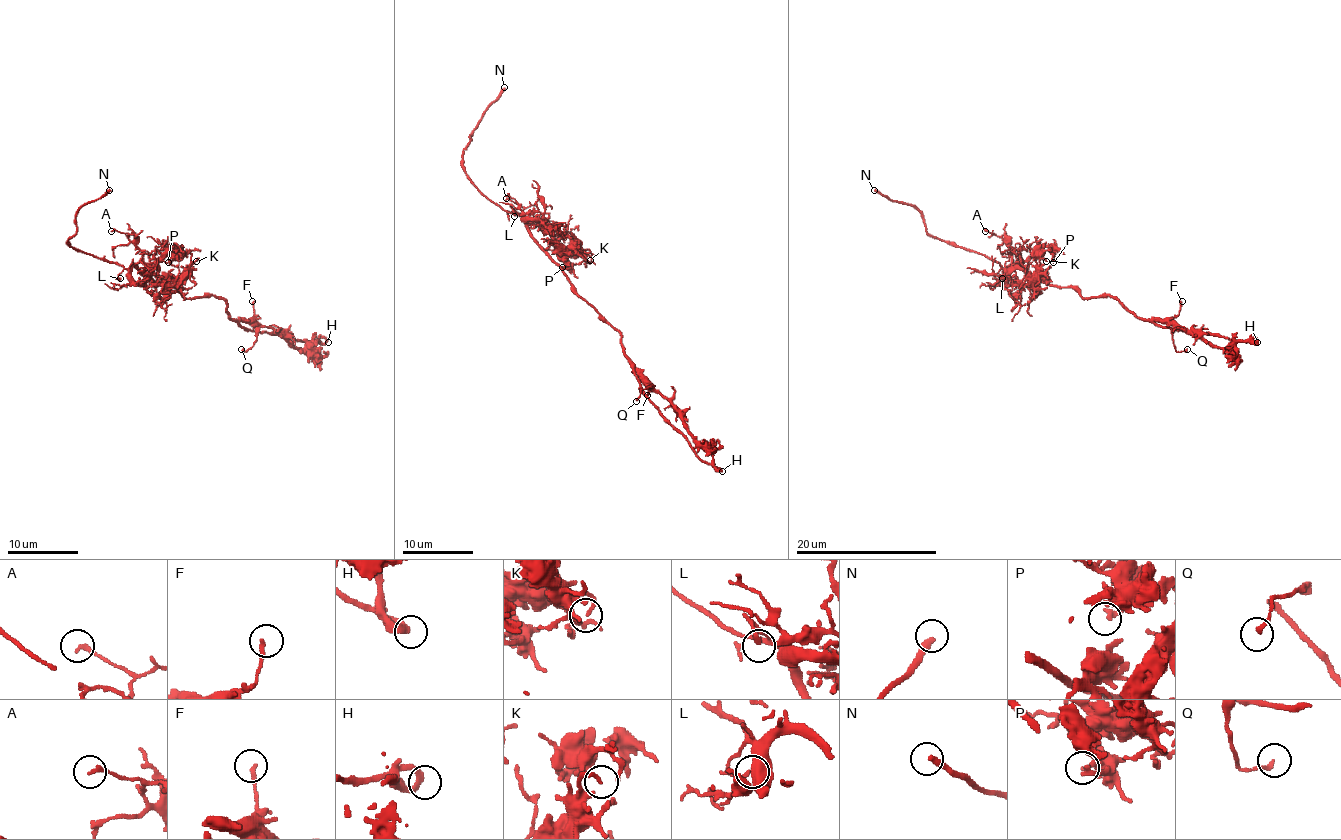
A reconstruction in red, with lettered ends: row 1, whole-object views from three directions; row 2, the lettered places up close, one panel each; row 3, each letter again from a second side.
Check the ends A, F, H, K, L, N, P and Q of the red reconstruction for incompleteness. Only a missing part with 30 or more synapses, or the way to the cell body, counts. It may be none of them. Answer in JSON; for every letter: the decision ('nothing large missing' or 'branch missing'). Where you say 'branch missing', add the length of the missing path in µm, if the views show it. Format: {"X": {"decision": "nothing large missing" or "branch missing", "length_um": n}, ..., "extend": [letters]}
{"A": {"decision": "nothing large missing"}, "F": {"decision": "nothing large missing"}, "H": {"decision": "nothing large missing"}, "K": {"decision": "nothing large missing"}, "L": {"decision": "nothing large missing"}, "N": {"decision": "branch missing", "length_um": 35}, "P": {"decision": "nothing large missing"}, "Q": {"decision": "nothing large missing"}, "extend": ["N"]}

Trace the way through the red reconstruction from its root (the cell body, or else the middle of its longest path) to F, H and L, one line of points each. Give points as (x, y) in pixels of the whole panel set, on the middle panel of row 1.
F: (564, 272), (571, 286), (620, 334), (620, 344), (629, 364), (647, 386), (647, 395)
H: (564, 272), (571, 286), (620, 334), (620, 344), (639, 385), (639, 392), (703, 460), (712, 462), (722, 471)
L: (564, 272), (513, 209), (514, 216)

